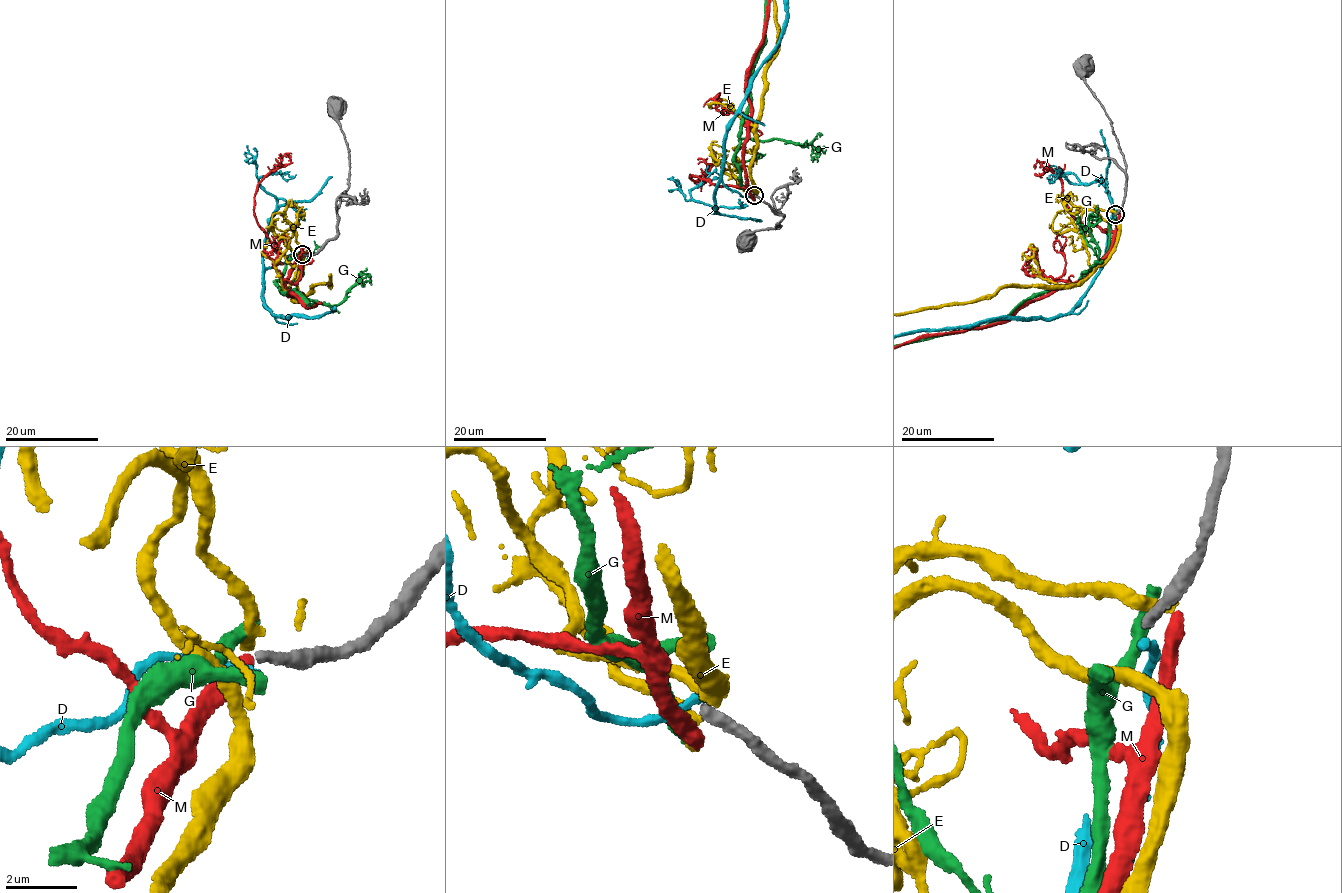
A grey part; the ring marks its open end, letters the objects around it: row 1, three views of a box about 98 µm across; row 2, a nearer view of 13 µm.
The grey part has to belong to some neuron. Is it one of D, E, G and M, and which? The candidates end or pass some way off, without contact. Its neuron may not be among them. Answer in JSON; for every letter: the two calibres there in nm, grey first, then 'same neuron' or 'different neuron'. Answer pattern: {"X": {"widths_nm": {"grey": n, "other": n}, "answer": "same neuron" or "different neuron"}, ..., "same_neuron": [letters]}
{"D": {"widths_nm": {"grey": 320, "other": 280}, "answer": "different neuron"}, "E": {"widths_nm": {"grey": 320, "other": 460}, "answer": "different neuron"}, "G": {"widths_nm": {"grey": 320, "other": 500}, "answer": "same neuron"}, "M": {"widths_nm": {"grey": 320, "other": 480}, "answer": "different neuron"}, "same_neuron": ["G"]}

